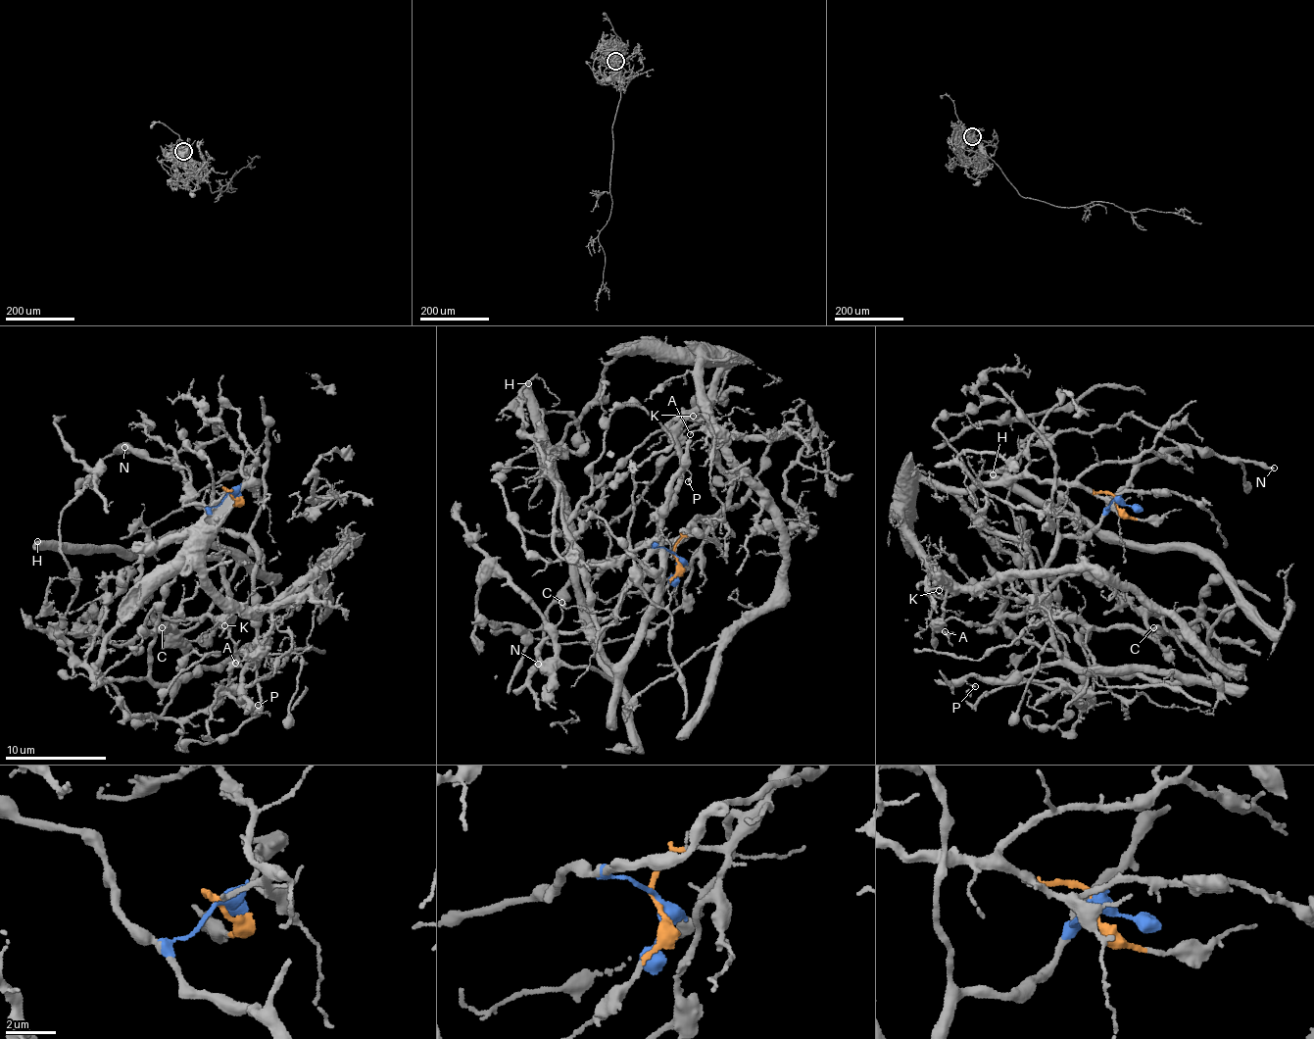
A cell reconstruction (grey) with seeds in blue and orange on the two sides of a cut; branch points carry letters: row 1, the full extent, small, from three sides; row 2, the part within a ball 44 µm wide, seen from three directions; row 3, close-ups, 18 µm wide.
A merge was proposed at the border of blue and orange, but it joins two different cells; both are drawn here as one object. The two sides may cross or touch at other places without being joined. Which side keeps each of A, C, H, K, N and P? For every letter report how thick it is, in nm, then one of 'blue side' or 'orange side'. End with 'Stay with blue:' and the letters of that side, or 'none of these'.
A: calibre 120 nm; orange side
C: calibre 120 nm; orange side
H: calibre 550 nm; orange side
K: calibre 90 nm; orange side
N: calibre 240 nm; blue side
P: calibre 120 nm; blue side
Stay with blue: N, P

